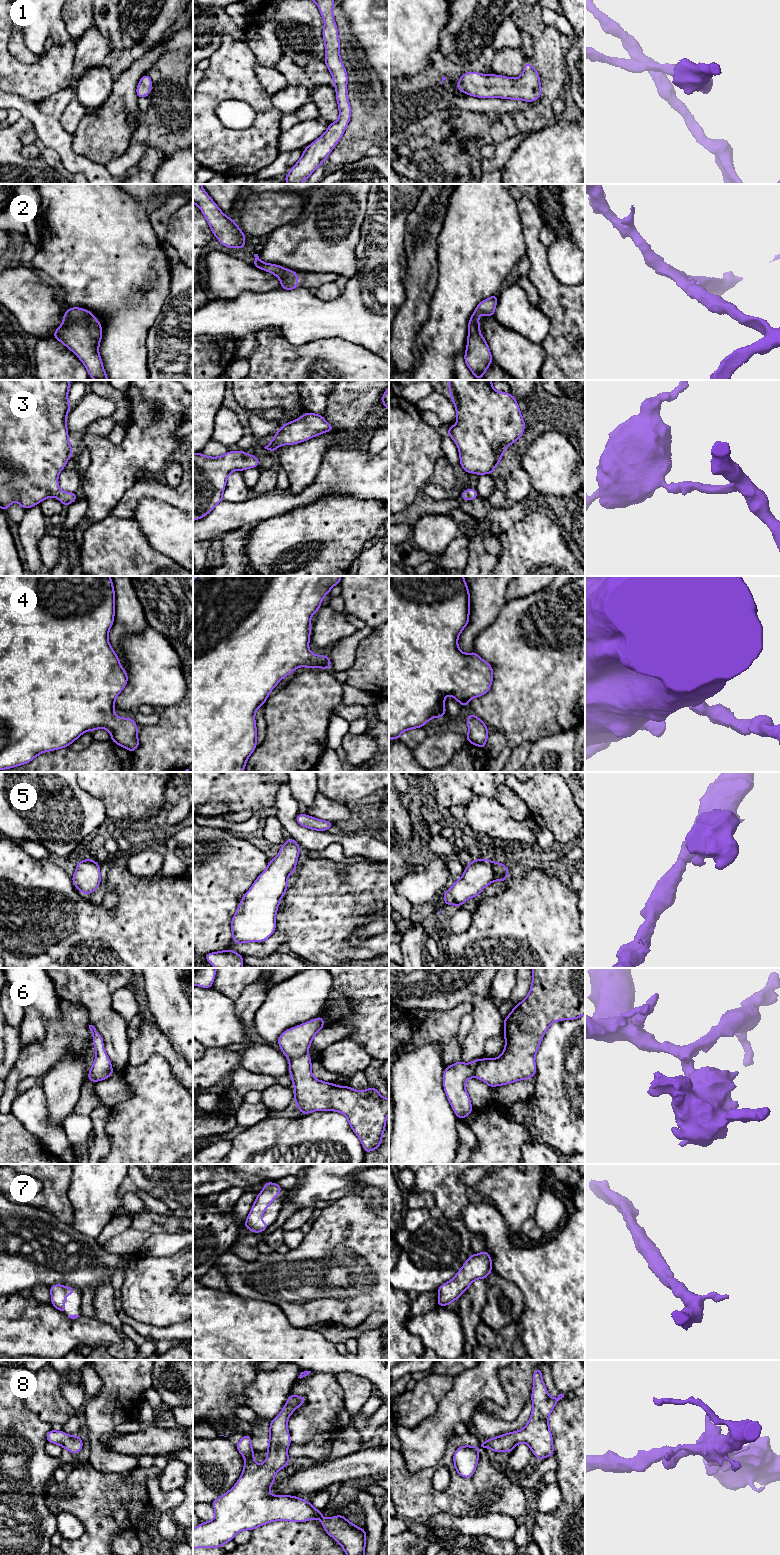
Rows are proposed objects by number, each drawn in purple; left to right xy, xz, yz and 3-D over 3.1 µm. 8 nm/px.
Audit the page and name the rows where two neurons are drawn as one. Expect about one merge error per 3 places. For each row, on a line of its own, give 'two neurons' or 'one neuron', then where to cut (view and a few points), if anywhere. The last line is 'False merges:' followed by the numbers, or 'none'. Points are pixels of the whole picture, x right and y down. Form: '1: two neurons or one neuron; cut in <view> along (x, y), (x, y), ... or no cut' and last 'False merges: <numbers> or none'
1: one neuron; no cut
2: one neuron; no cut
3: one neuron; no cut
4: one neuron; no cut
5: one neuron; no cut
6: two neurons; cut in xz along (306, 1052), (289, 1060)
7: one neuron; no cut
8: one neuron; no cut
False merges: 6

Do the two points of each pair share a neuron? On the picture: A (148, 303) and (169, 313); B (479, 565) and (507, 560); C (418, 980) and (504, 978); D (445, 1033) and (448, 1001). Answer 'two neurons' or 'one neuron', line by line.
A: two neurons
B: two neurons
C: two neurons
D: two neurons

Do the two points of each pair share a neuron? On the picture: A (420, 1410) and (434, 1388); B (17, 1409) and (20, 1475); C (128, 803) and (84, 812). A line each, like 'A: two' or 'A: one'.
A: one
B: one
C: two

